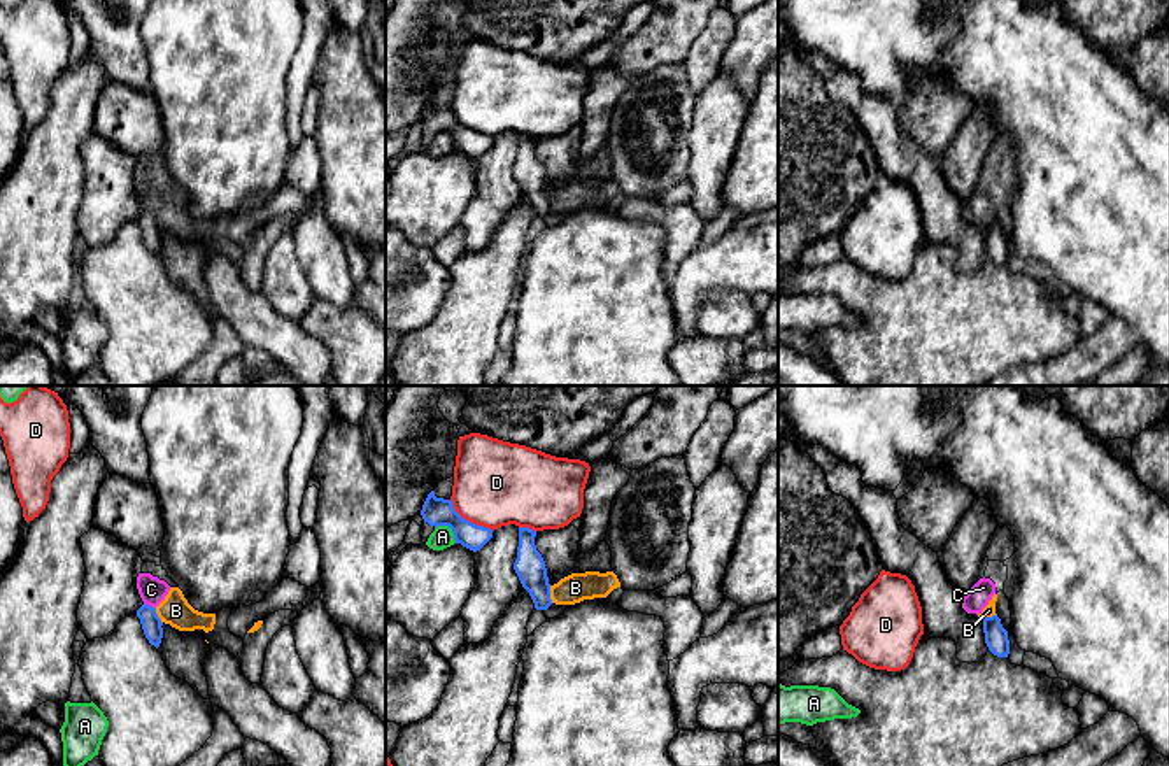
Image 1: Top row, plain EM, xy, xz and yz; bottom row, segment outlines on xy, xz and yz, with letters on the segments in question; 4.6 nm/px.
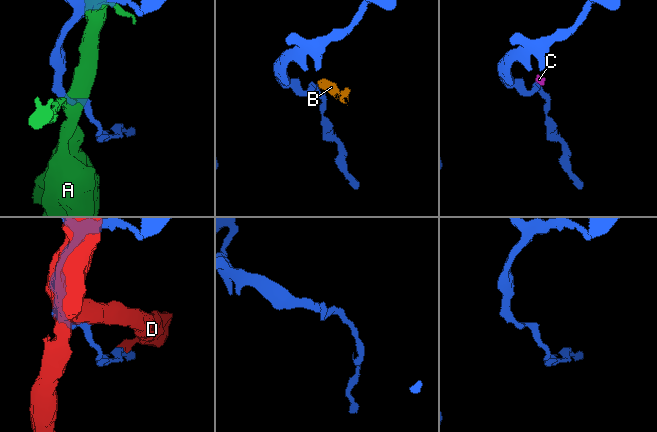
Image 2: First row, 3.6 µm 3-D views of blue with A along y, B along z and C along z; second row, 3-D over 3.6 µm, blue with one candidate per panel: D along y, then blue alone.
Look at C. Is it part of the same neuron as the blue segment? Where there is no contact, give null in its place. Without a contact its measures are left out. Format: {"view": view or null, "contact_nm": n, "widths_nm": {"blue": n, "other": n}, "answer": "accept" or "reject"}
{"view": "xy", "contact_nm": 70, "widths_nm": {"blue": 90, "other": 120}, "answer": "reject"}

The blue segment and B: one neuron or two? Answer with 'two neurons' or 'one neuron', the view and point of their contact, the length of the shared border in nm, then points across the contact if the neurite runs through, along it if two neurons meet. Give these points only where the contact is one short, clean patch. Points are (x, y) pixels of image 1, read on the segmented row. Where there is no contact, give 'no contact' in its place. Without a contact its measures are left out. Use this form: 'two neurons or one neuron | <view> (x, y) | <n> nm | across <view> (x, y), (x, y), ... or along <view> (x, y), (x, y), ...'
two neurons | xz (549, 595) | 80 nm | along xz (549, 586), (552, 602)

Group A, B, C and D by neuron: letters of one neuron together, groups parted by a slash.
A / B C / D

